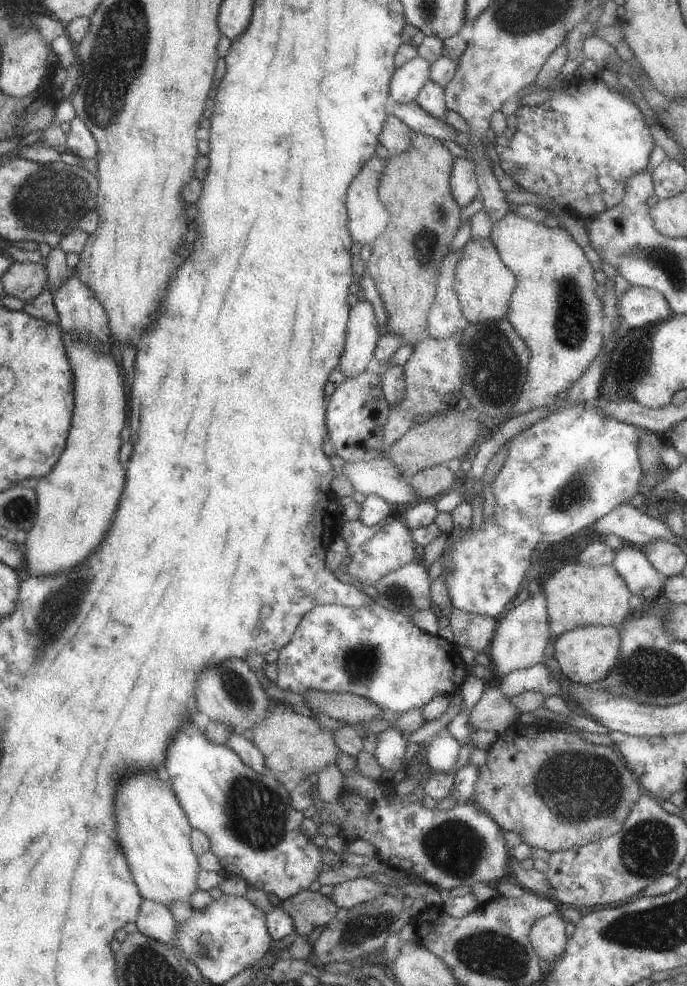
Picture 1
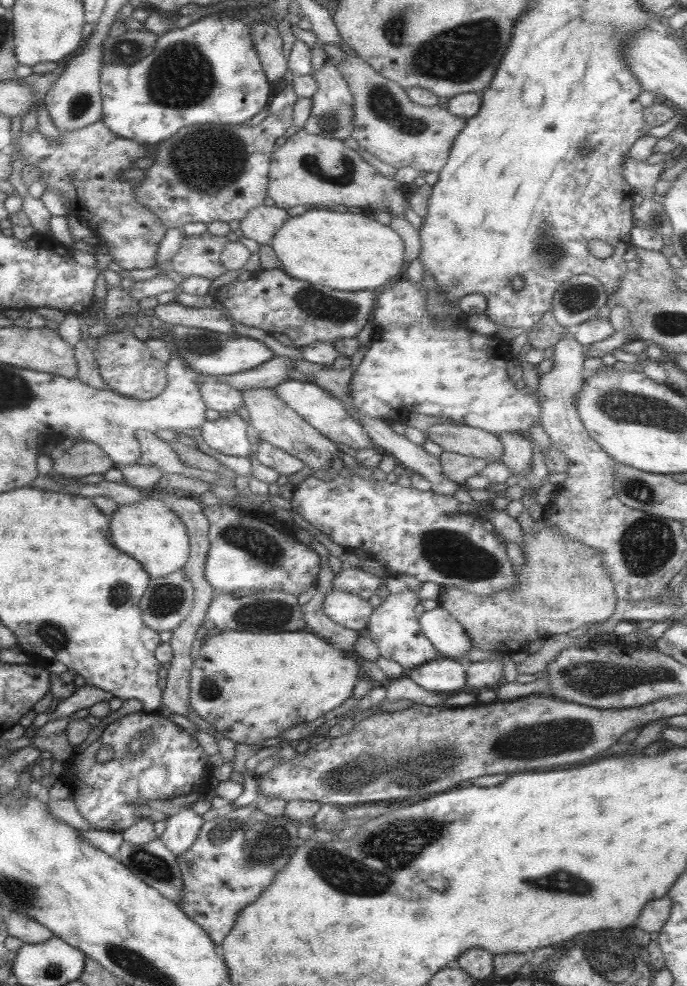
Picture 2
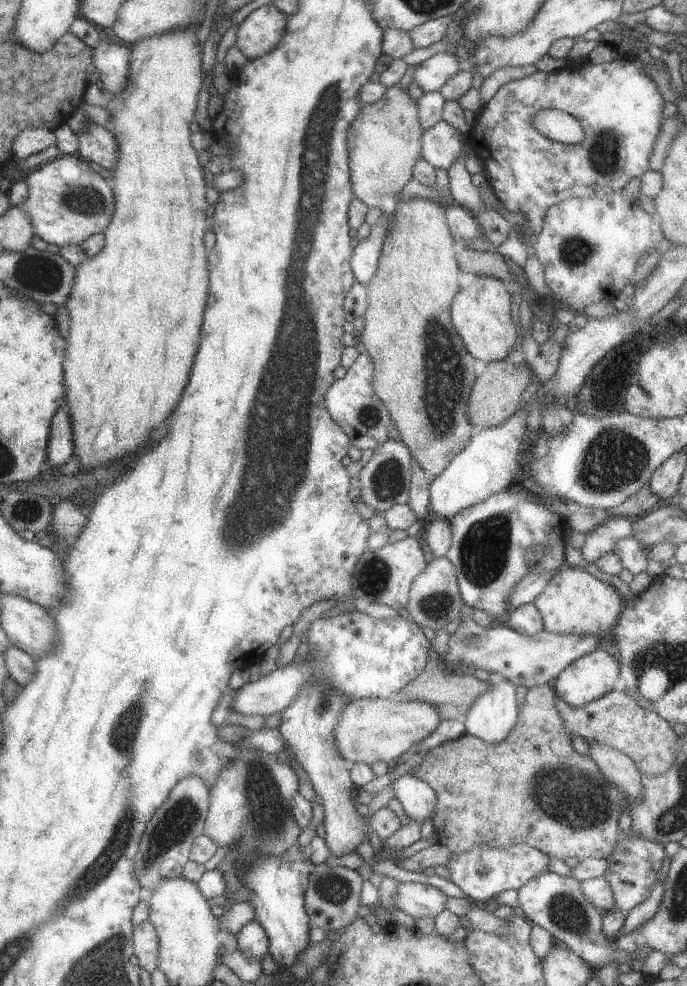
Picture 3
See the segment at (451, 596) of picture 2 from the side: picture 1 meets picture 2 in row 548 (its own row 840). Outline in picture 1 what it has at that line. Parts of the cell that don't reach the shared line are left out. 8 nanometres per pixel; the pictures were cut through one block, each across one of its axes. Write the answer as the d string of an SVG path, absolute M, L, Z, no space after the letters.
M511 725L504 734L498 734L497 740L492 744L492 747L487 751L486 762L482 766L478 767L478 780L474 786L472 803L484 813L488 813L489 816L502 828L503 830L515 832L522 838L522 842L531 848L540 848L549 852L554 850L570 850L570 848L576 848L576 846L584 846L586 842L592 842L594 838L604 838L604 836L610 836L610 834L616 834L628 812L632 810L632 806L636 804L636 800L645 794L645 791L638 785L638 780L633 776L633 773L626 766L626 763L620 760L620 756L614 752L610 746L600 746L596 744L590 744L582 738L566 734L561 730L548 729L540 730L540 728L530 728L528 726Z

